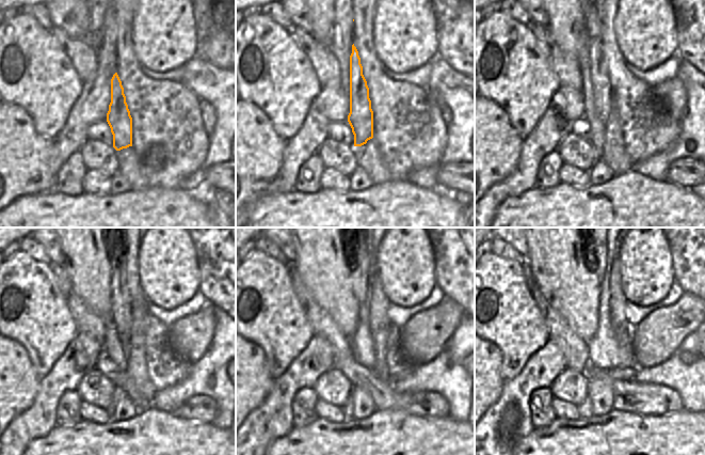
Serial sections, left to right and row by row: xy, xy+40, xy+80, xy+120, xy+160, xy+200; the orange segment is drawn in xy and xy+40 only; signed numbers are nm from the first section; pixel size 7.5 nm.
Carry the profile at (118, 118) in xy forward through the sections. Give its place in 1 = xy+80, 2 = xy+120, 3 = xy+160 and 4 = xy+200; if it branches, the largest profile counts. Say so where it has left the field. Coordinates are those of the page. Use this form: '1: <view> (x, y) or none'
1: xy+80 (602, 90)
2: xy+120 (122, 312)
3: xy+160 (359, 257)
4: xy+200 (598, 251)

